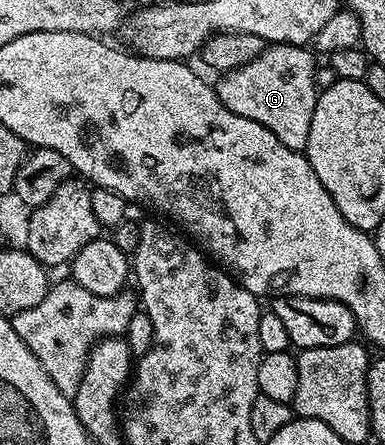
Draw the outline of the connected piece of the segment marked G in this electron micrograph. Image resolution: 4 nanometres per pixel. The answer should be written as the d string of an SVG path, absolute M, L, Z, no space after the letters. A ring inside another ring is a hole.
M272 44L270 47L264 48L263 53L257 55L257 59L236 69L228 69L220 76L223 78L220 79L219 85L217 84L219 98L229 111L233 111L245 119L253 119L253 123L261 123L261 127L273 131L273 135L277 135L277 139L281 139L281 143L285 143L285 147L300 151L306 150L309 143L309 123L313 123L317 96L315 60L317 60L316 54L310 48L302 45Z

